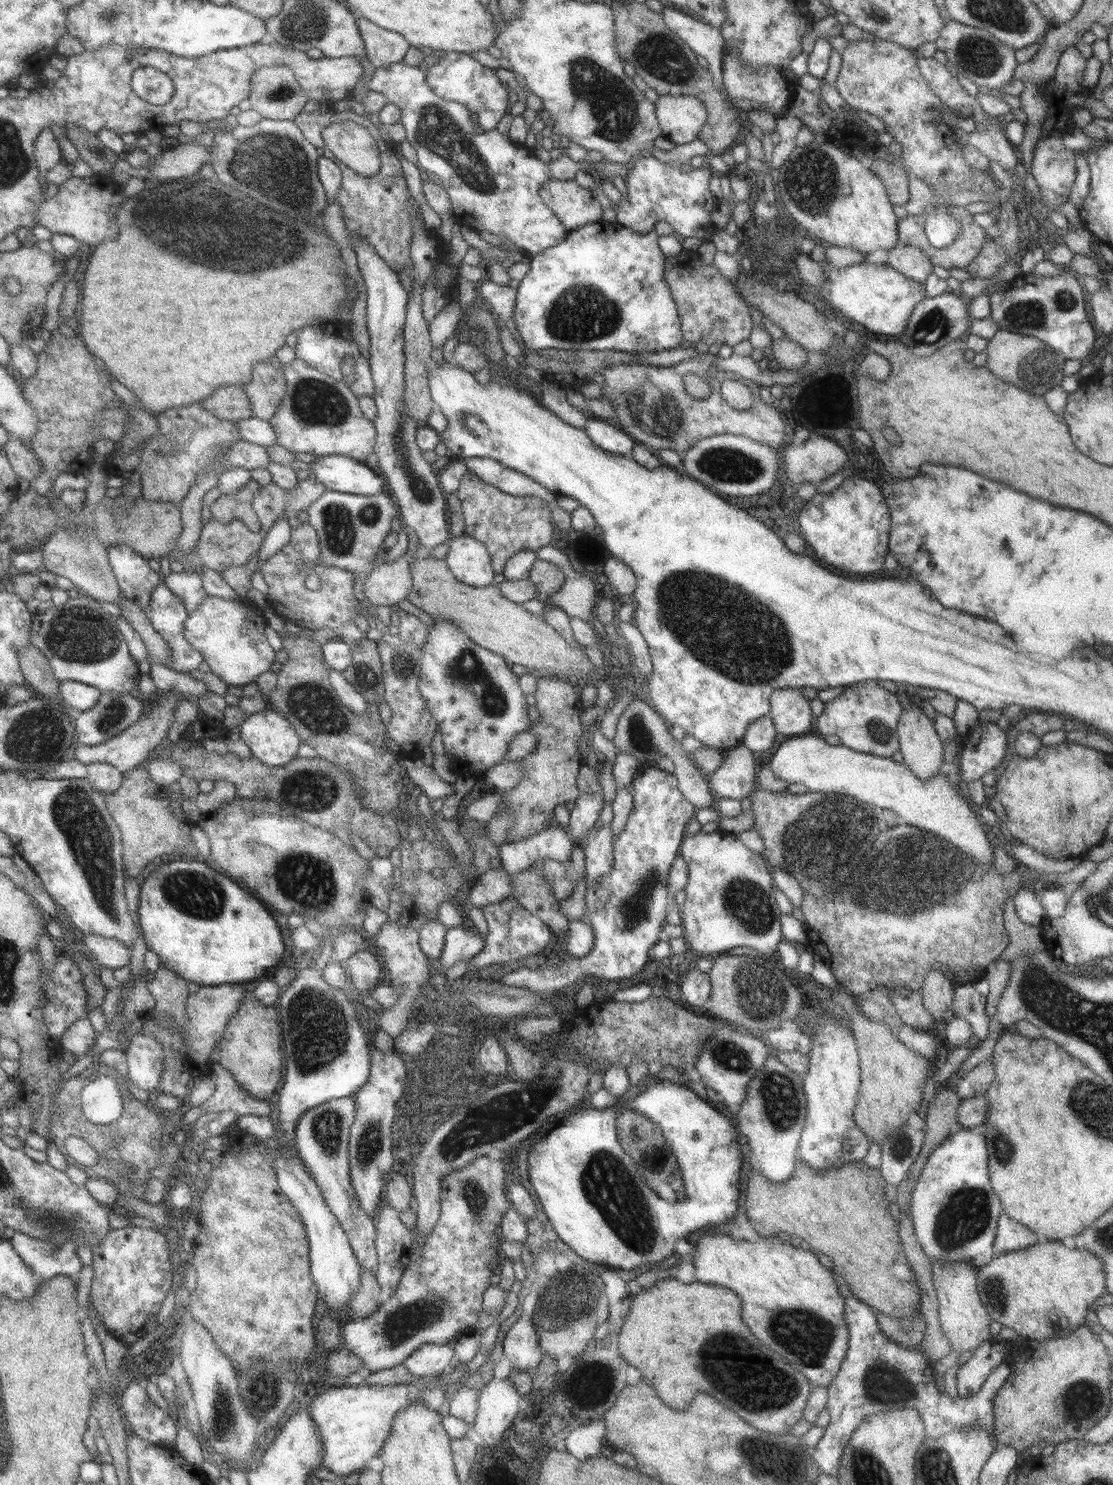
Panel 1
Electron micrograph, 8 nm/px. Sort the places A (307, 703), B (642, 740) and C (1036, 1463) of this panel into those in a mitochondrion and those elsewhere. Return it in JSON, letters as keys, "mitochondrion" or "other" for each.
{"A":"mitochondrion","B":"mitochondrion","C":"other"}

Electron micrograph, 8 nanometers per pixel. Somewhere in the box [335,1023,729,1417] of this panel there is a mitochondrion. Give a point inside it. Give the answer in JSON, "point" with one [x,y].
{"point":[604,1180]}

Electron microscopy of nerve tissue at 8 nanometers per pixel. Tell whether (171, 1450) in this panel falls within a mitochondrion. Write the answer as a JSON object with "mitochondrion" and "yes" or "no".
{"mitochondrion":"no"}

